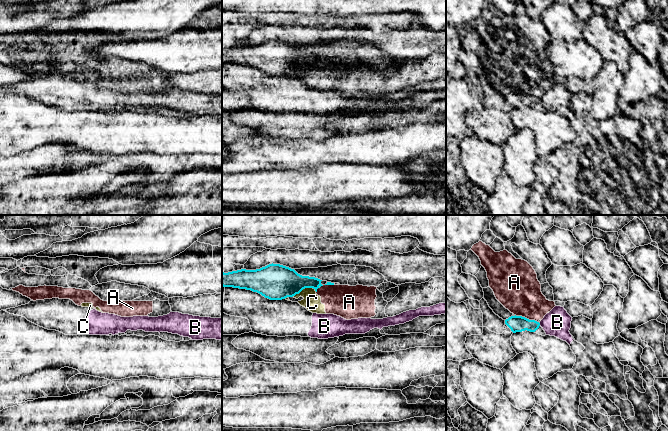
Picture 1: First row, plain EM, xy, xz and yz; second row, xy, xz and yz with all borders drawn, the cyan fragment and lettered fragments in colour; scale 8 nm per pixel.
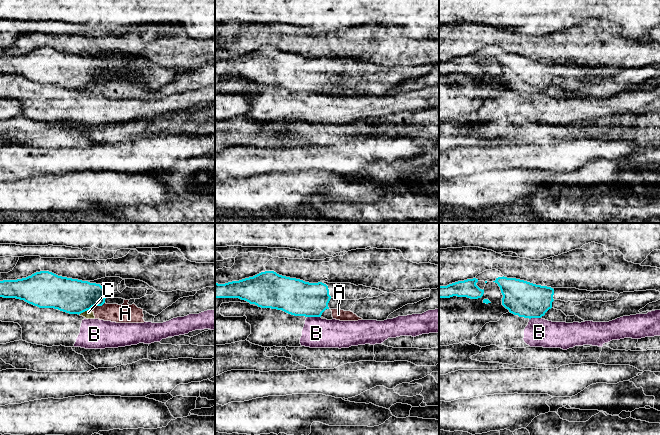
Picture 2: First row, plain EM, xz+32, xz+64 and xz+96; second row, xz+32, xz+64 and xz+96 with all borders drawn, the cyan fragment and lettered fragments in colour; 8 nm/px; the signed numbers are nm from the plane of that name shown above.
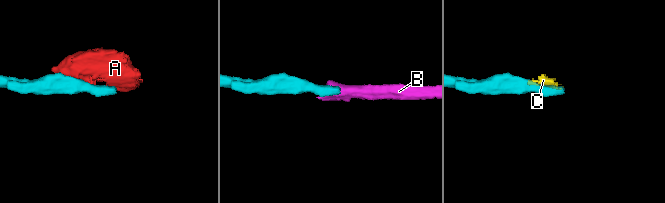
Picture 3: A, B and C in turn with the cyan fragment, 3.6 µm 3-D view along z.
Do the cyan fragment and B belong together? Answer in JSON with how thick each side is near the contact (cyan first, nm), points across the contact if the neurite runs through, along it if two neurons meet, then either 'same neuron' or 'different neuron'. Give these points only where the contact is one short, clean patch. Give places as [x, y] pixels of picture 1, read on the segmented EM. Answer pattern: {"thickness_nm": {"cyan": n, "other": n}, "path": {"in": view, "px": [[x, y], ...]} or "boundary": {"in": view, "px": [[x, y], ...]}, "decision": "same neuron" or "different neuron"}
{"thickness_nm": {"cyan": 130, "other": 220}, "boundary": {"in": "yz", "px": [[538, 322], [540, 325]]}, "decision": "different neuron"}

